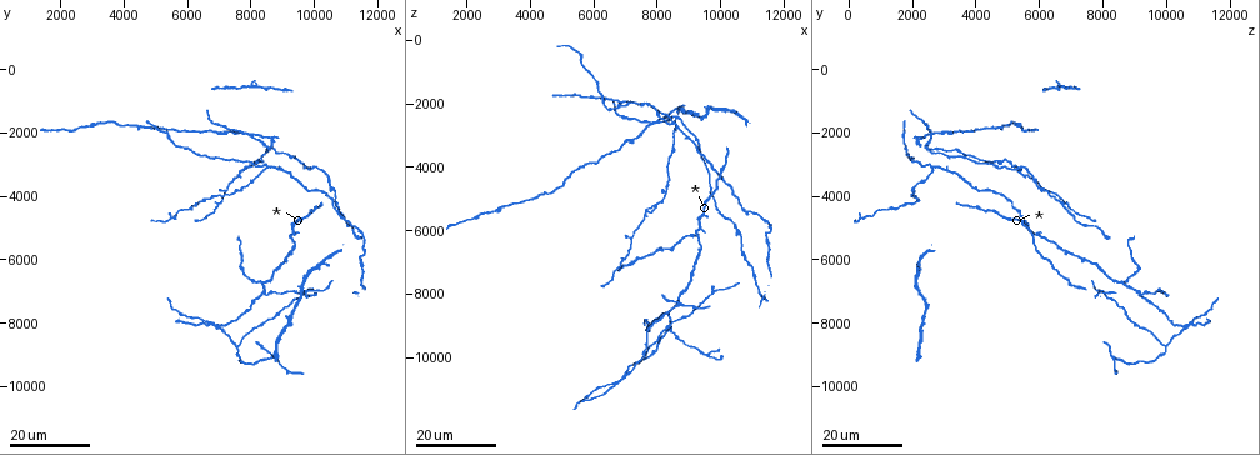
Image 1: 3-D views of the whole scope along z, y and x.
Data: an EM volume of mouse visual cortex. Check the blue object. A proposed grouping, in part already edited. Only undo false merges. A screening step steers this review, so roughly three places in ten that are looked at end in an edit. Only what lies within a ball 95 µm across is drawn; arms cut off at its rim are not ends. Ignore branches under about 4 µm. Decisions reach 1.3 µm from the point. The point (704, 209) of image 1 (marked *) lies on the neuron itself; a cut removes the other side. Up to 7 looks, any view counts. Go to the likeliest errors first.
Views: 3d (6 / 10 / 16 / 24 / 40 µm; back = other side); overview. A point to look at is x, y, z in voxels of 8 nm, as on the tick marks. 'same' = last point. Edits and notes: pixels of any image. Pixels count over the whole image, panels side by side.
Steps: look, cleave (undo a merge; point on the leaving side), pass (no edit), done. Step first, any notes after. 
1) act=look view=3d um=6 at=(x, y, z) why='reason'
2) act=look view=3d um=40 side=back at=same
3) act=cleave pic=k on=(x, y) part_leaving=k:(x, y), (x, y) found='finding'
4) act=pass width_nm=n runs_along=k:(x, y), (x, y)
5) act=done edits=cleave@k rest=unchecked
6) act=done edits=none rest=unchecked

act=look view=3d um=24 at=(8600, 9000, 8300) why='a fork'

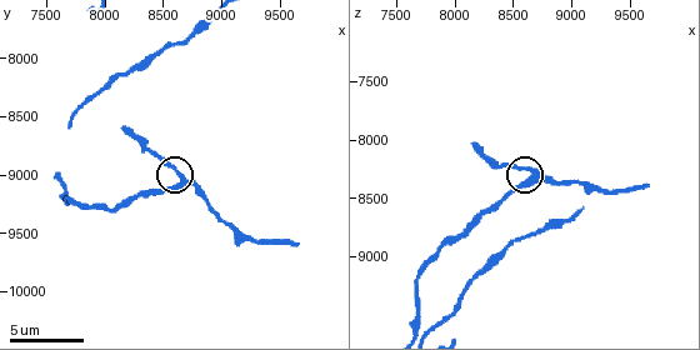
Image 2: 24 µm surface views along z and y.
act=look view=3d um=10 at=(8680, 9040, 8260)

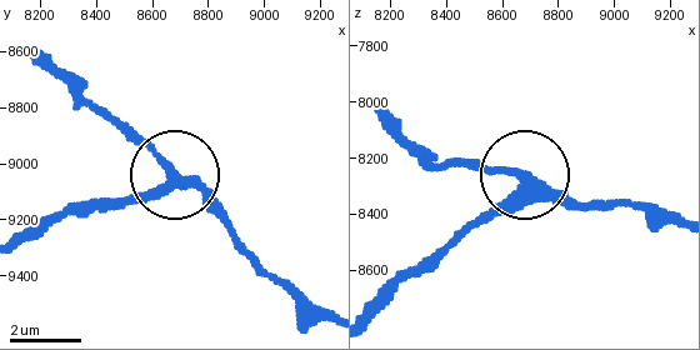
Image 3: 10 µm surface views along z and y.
act=pass width_nm=250 runs_along=3:(26, 241), (169, 184), (169, 169), (110, 110) found='continuous, no second neuron'

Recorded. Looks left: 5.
act=look view=3d um=16 at=(7100, 8200, 10600) why='three-way junction'

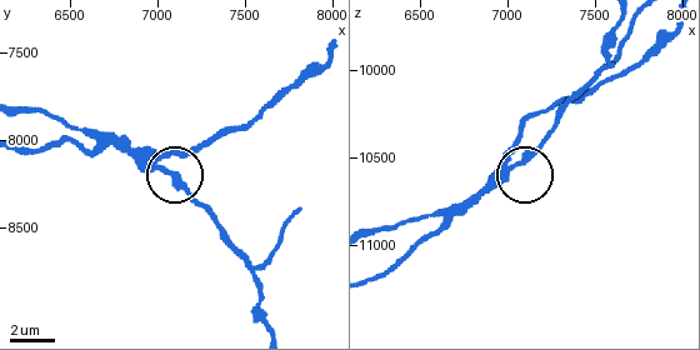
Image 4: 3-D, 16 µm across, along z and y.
act=look view=3d um=6 at=(7040, 8180, 10560) why='closer look'

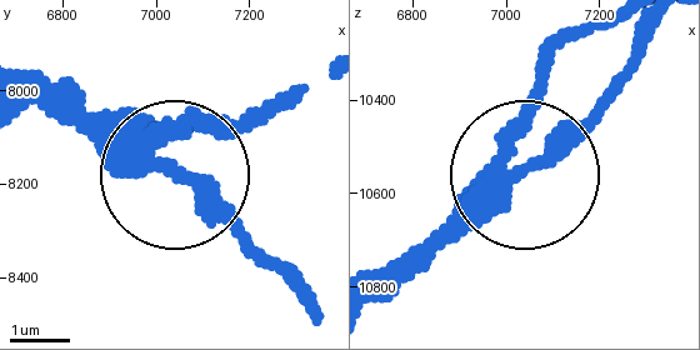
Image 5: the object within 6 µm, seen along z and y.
act=pass arms=3 found='continuous, no second neuron'

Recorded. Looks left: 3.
act=look view=3d um=24 at=(8500, 3100, 2600) why='side arm on a straight run'

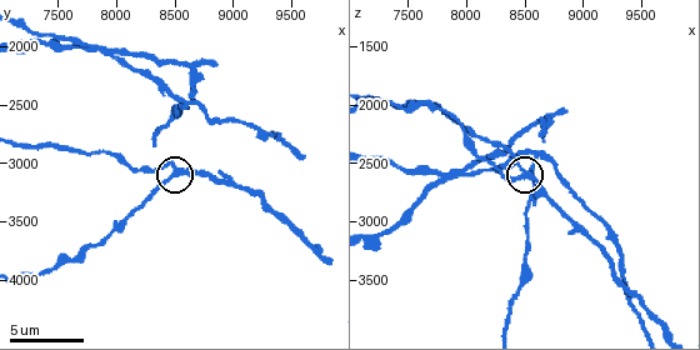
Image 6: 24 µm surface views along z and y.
act=look view=3d um=6 at=(8520, 3100, 2620)

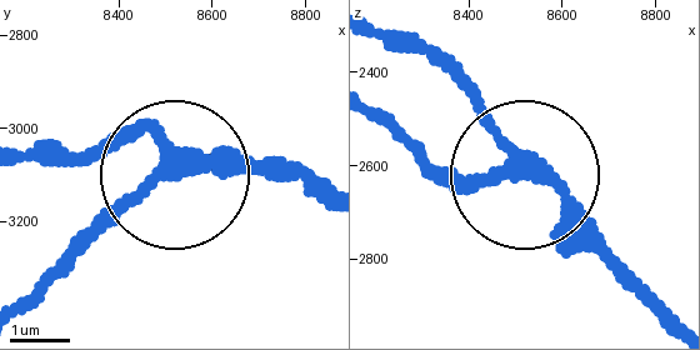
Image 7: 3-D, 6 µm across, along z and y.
act=look view=3d um=6 side=back at=(8515, 3070, 2605)

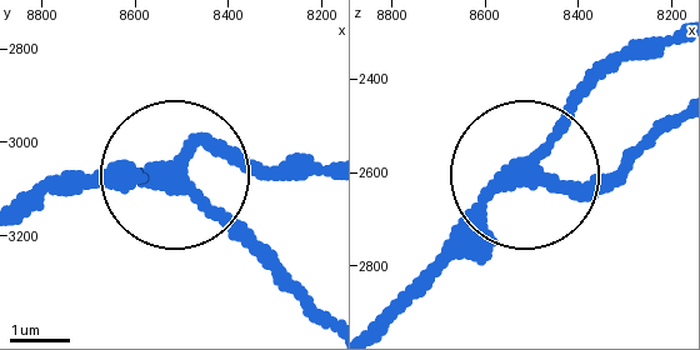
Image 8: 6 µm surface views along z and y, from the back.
act=pass width_nm=260 found='all the same neuron'

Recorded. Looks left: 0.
act=done edits=none rest=unchecked

